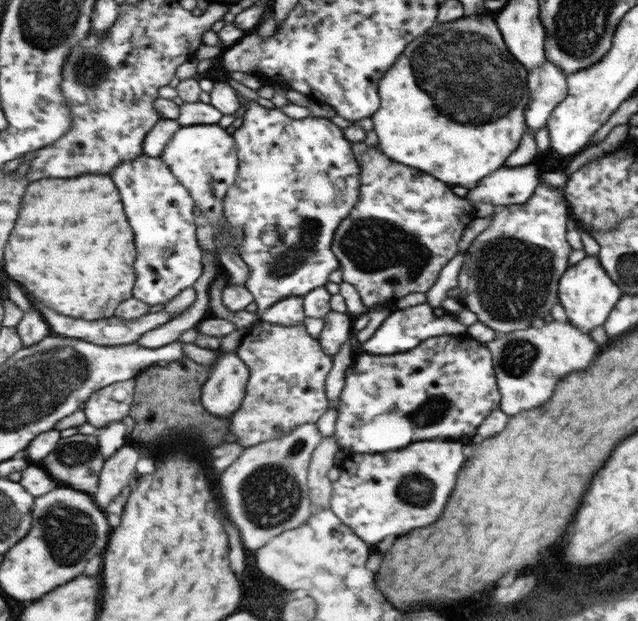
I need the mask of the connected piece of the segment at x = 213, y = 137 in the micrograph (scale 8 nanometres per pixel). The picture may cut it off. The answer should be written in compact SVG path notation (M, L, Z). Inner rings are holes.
M219 124L185 126L176 132L161 157L168 162L174 175L190 189L198 208L216 227L216 233L223 232L220 220L225 216L225 198L241 174L241 157L235 136Z

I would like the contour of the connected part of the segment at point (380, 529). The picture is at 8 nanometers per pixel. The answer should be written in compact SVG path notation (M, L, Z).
M416 442L406 446L406 450L390 454L351 454L344 459L341 476L334 483L333 511L371 545L395 540L410 530L430 526L440 518L450 492L457 486L456 476L464 462L462 442Z

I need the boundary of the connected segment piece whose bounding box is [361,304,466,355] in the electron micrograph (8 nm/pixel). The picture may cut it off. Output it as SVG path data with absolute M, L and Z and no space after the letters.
M418 304L418 306L410 306L410 308L404 308L404 310L392 312L382 322L382 326L374 332L374 336L361 344L361 350L368 352L368 354L398 354L398 352L416 349L420 342L424 342L426 338L432 338L432 336L446 336L446 334L456 336L456 334L462 333L466 333L466 326L460 324L454 316L450 316L450 314L434 316L430 306Z

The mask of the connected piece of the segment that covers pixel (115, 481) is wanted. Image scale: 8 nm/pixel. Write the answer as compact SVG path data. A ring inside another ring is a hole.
M128 444L106 461L101 474L101 485L95 494L95 500L99 506L108 510L110 504L134 482L136 470L138 470L140 454L132 444Z

